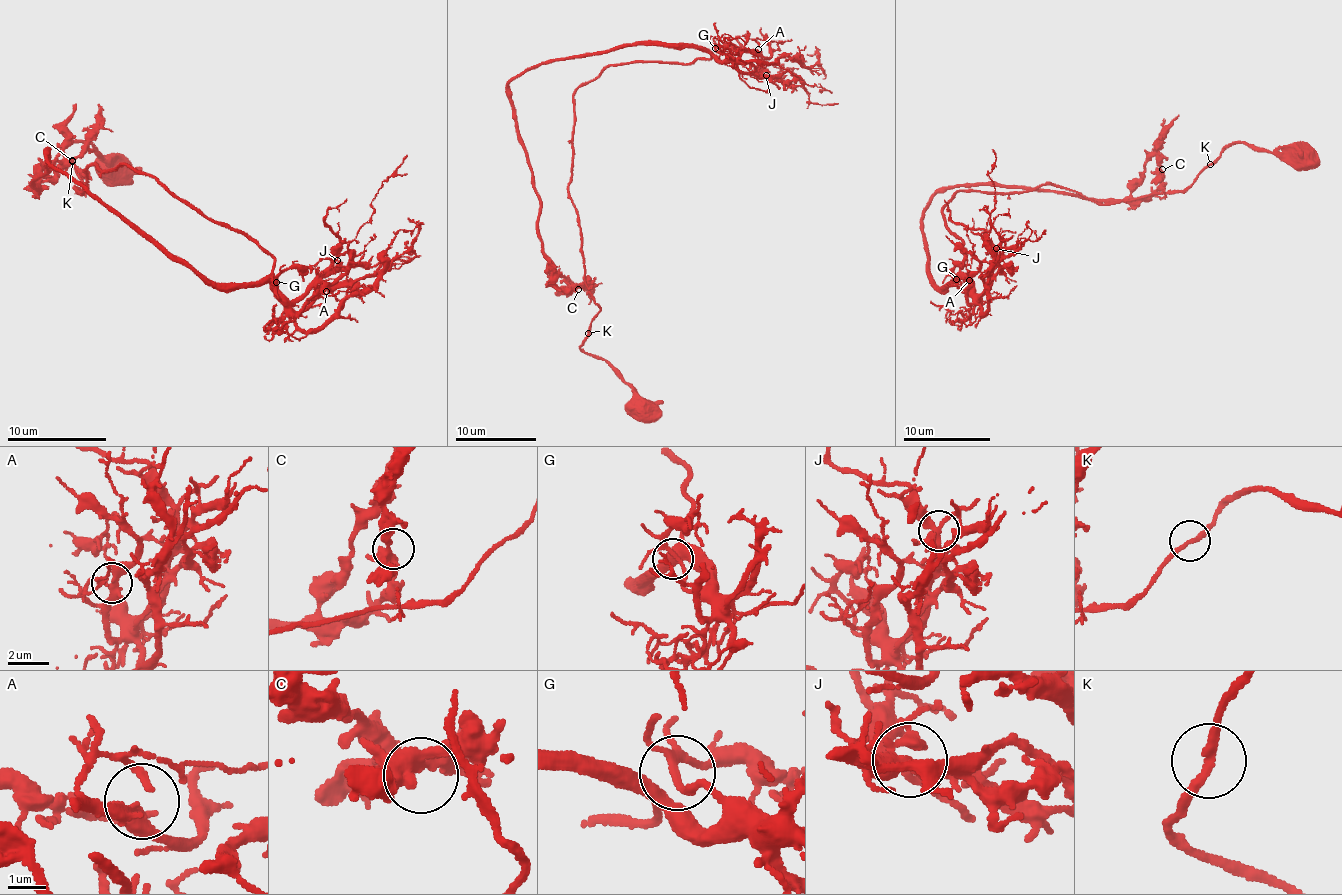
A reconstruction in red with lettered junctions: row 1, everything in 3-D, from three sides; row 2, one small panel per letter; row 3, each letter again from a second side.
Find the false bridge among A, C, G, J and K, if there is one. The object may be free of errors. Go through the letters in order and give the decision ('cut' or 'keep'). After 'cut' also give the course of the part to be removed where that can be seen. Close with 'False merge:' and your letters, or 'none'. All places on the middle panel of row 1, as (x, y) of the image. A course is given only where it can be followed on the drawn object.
A: keep
C: keep
G: keep
J: keep
K: keep
False merge: none

